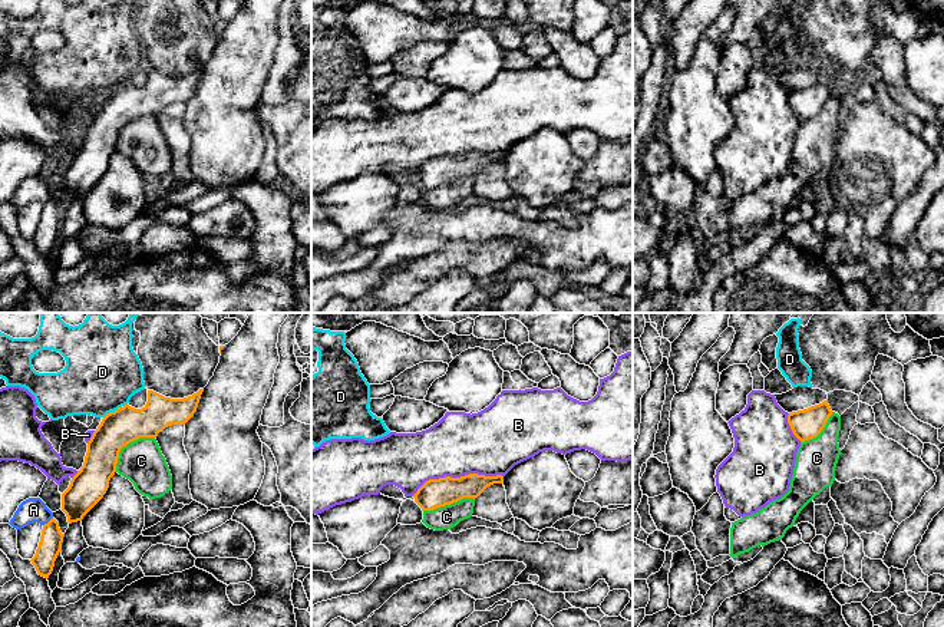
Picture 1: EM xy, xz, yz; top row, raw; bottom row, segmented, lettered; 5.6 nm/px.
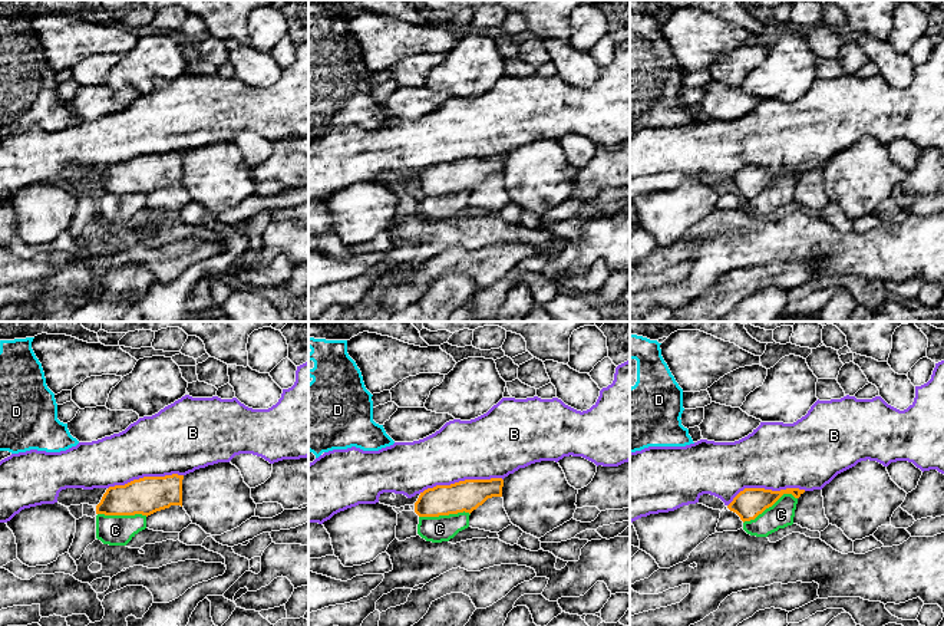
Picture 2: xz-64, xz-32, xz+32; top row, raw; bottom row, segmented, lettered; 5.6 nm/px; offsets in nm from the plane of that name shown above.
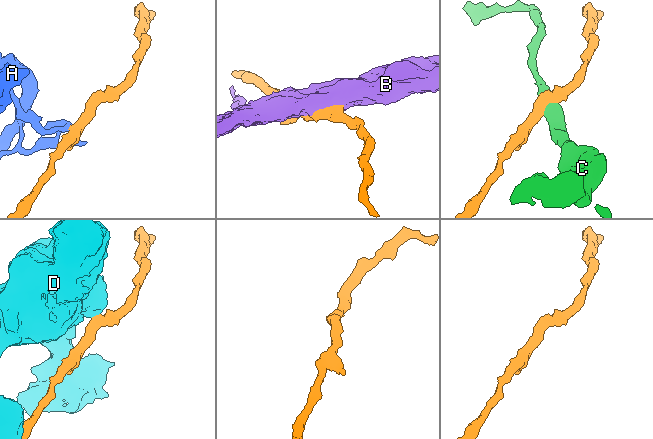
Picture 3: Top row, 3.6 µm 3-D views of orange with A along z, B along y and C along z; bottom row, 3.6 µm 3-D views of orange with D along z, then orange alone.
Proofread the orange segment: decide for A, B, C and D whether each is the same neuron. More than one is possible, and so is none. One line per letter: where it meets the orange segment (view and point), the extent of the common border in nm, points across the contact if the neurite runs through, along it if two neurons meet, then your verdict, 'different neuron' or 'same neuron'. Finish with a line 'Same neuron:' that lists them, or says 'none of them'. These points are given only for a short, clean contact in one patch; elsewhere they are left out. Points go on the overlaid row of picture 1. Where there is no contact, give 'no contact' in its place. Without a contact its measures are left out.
A: xy (49, 521) | 80 nm | different neuron
B: xz (456, 478) | 500 nm | different neuron
C: xy (126, 444) | 300 nm | along xy (154, 436), (139, 436), (128, 442), (119, 452), (115, 471) | different neuron
D: xy (112, 412) | 120 nm | different neuron
Same neuron: none of them

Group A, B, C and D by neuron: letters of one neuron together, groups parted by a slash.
A / B / C / D

